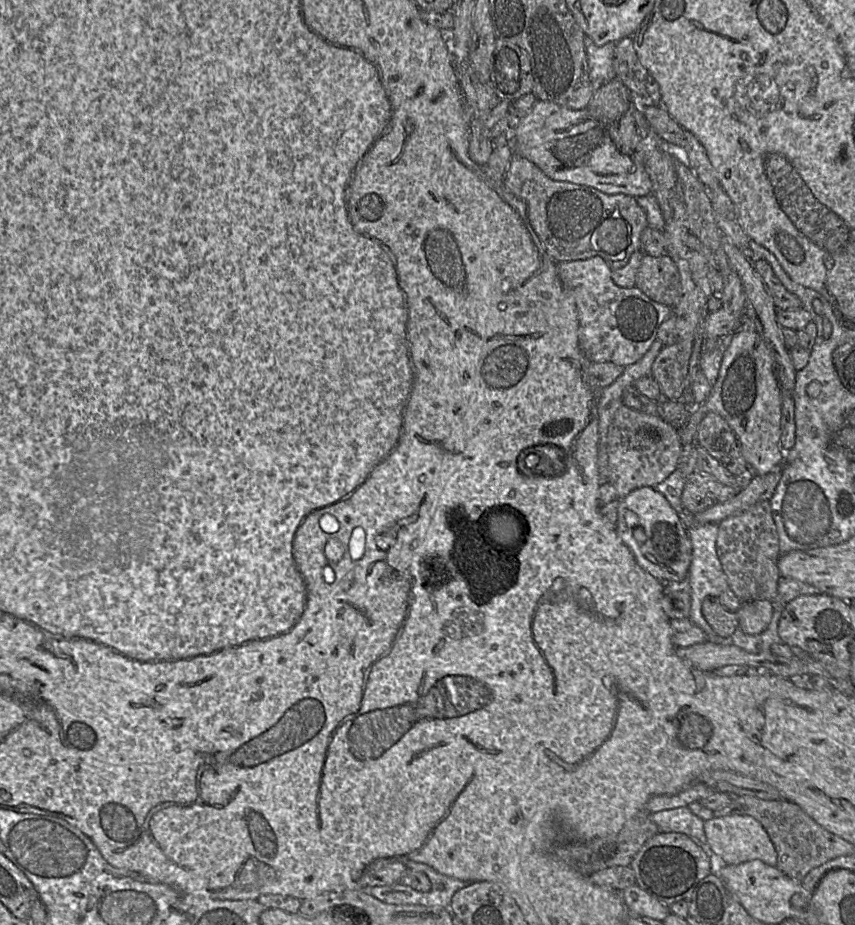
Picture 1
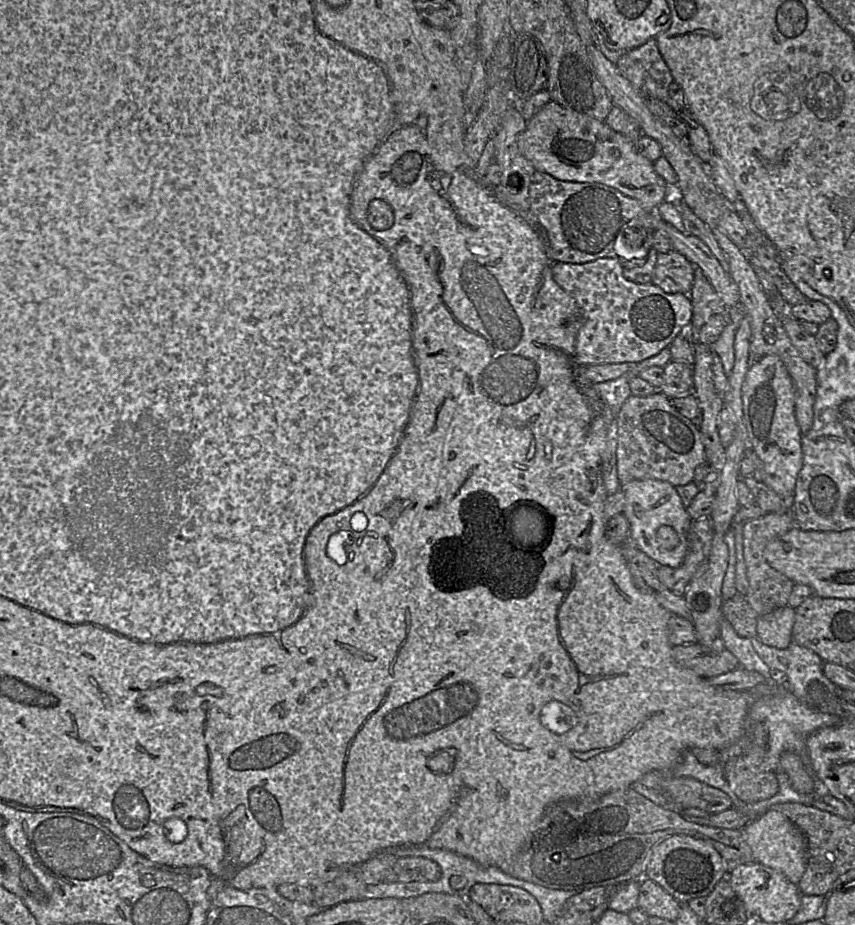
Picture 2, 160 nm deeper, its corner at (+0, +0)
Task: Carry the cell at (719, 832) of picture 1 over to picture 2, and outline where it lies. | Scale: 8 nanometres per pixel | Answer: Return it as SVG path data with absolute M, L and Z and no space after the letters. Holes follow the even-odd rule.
M769 810L750 820L743 828L745 841L750 846L755 862L772 867L797 885L806 869L807 841L800 829L784 814Z

